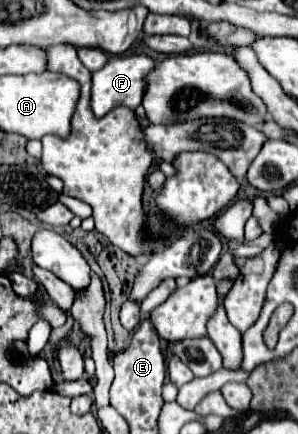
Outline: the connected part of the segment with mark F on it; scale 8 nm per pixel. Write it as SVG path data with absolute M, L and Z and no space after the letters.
M146 54L140 56L112 56L108 64L92 74L92 112L96 118L102 118L108 110L116 106L138 108L142 104L142 96L146 92L146 76L156 68L156 60Z

